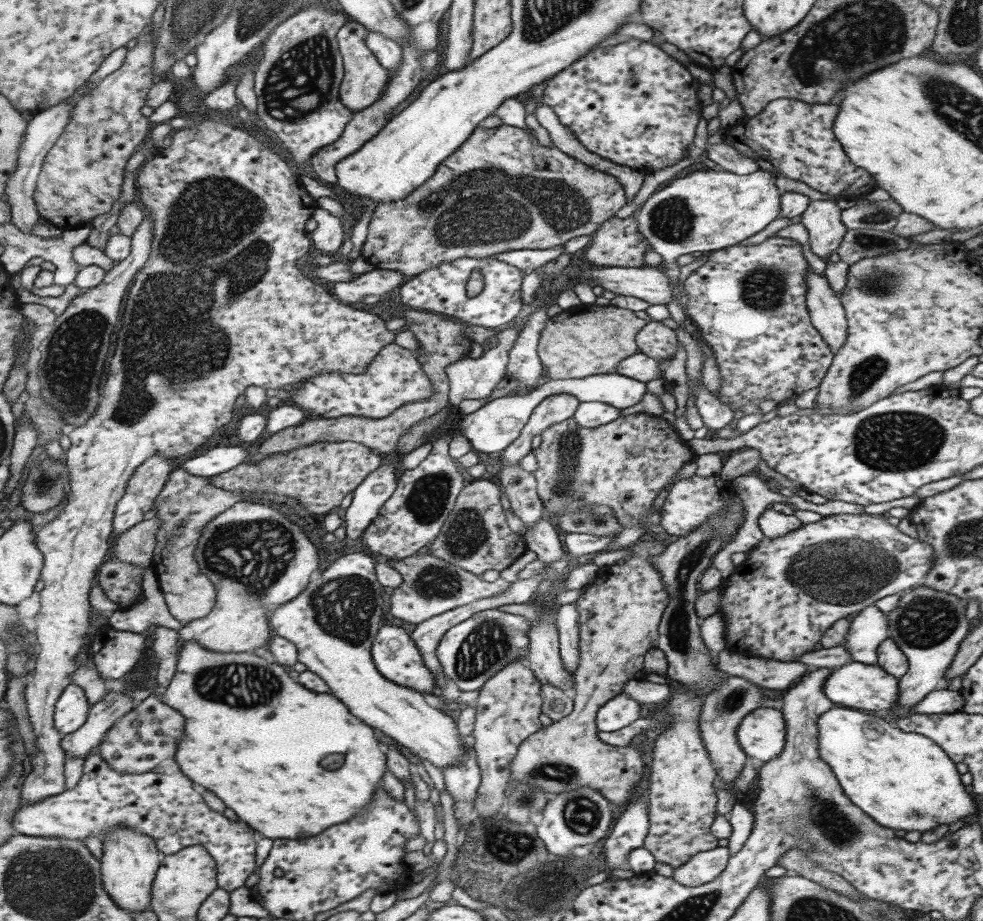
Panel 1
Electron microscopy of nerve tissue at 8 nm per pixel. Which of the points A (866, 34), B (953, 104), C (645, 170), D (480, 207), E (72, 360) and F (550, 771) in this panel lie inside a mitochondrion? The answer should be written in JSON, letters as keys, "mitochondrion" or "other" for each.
{"A":"mitochondrion","B":"mitochondrion","C":"other","D":"mitochondrion","E":"mitochondrion","F":"mitochondrion"}

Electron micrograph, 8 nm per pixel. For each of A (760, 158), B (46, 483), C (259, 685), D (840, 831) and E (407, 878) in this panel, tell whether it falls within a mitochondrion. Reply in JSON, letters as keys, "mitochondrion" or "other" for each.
{"A":"other","B":"mitochondrion","C":"mitochondrion","D":"mitochondrion","E":"other"}

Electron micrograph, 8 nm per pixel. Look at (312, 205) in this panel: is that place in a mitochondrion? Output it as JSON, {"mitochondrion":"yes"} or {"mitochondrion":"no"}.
{"mitochondrion":"no"}

